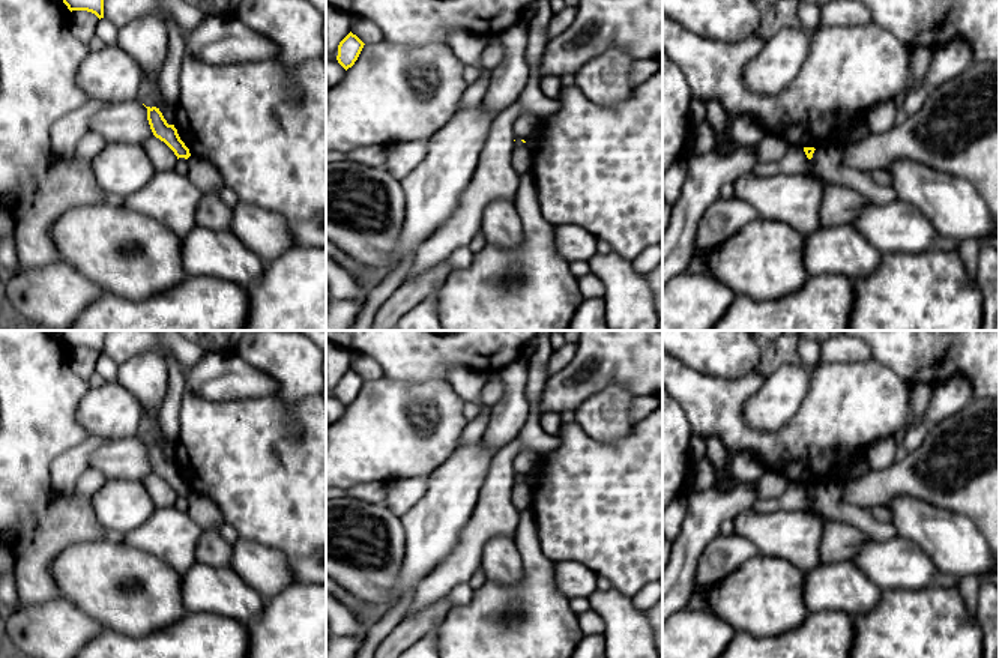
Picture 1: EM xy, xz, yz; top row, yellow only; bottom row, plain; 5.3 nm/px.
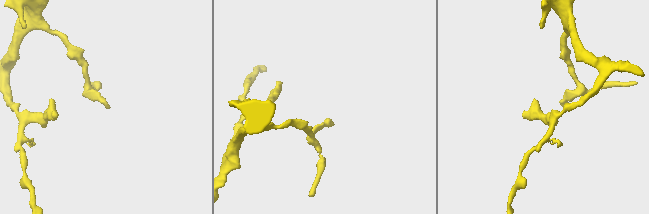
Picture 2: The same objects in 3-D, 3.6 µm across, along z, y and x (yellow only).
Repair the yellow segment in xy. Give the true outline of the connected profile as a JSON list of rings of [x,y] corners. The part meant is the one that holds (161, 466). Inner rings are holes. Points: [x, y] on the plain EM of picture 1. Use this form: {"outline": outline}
{"outline": [[[146,443],[146,445],[147,445],[147,457],[153,472],[161,478],[164,478],[174,488],[177,496],[179,494],[188,496],[191,493],[189,485],[180,476],[174,461],[167,460],[159,445],[156,443],[152,445]]]}

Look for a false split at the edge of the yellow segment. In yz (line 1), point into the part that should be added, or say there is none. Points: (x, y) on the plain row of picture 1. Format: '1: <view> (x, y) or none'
1: none

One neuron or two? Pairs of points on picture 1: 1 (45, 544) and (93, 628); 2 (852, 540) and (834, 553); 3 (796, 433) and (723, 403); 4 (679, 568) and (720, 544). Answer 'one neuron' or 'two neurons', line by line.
1: two neurons
2: one neuron
3: one neuron
4: two neurons

